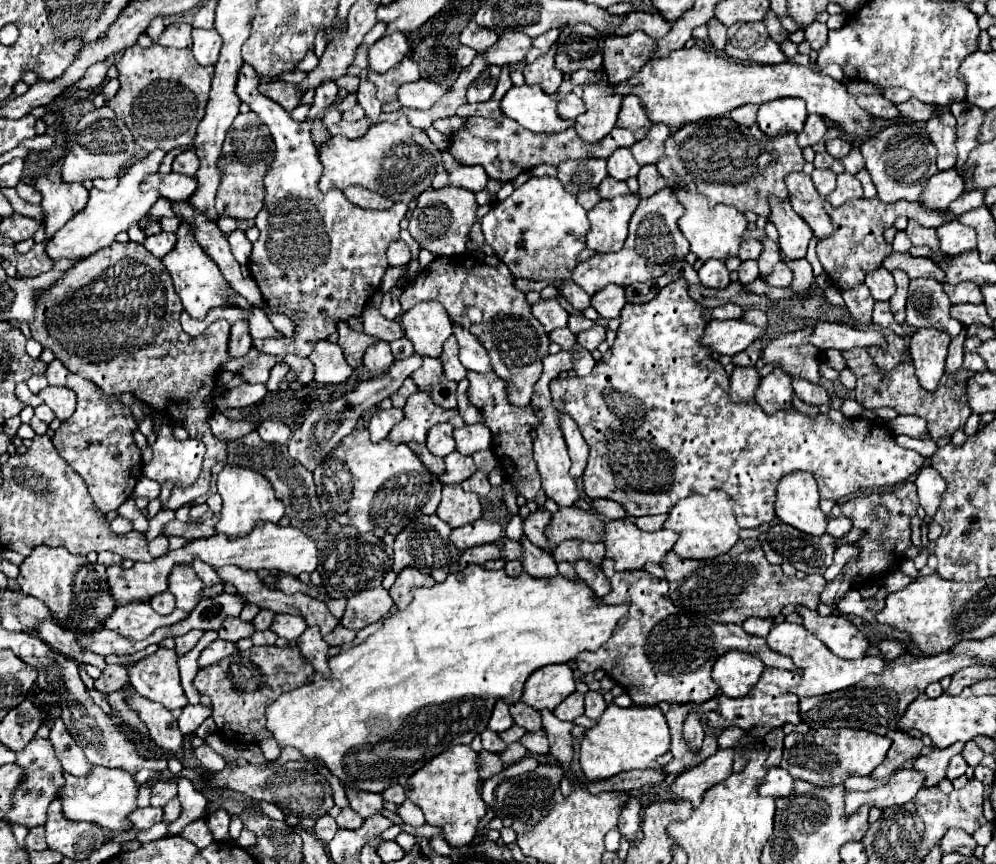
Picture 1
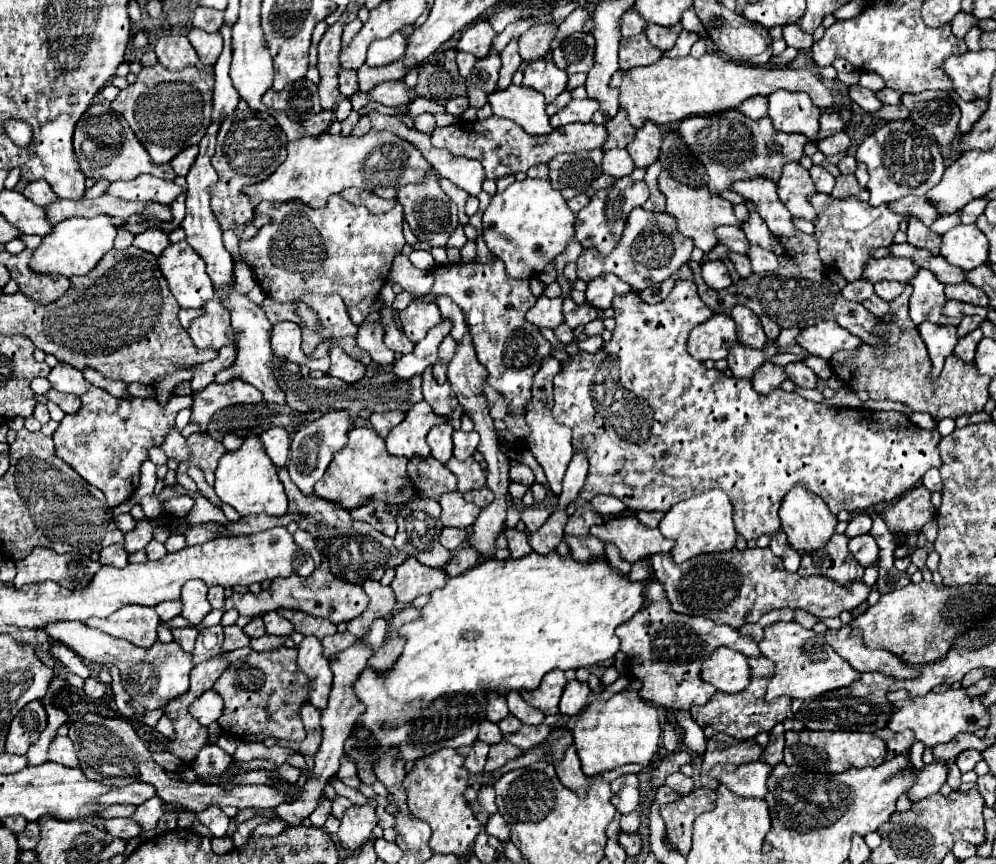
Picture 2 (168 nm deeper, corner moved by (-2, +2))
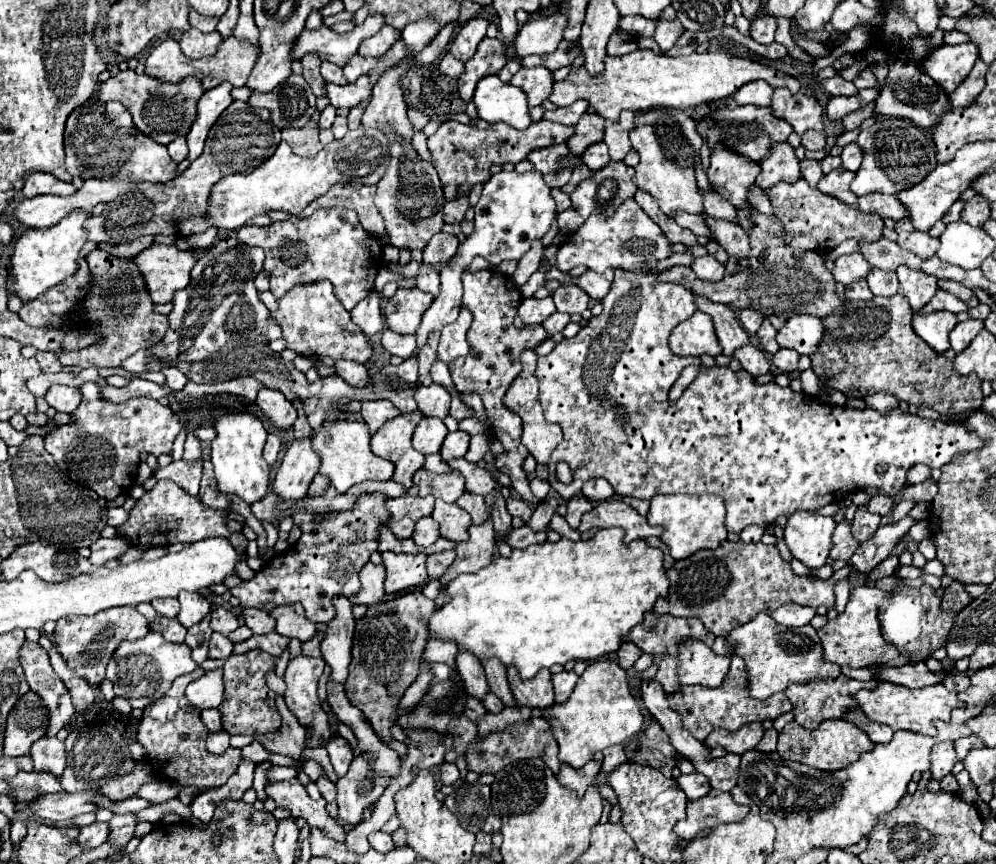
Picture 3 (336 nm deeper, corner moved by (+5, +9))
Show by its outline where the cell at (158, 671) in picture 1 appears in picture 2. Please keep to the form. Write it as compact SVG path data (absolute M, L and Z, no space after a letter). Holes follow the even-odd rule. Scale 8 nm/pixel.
M55 622L55 626L45 626L45 632L55 642L61 642L75 650L81 658L117 668L121 676L121 686L125 686L127 692L137 698L137 702L147 710L163 708L169 700L189 690L189 672L193 670L191 654L187 654L177 642L163 644L157 640L151 648L137 648L127 640L107 636L95 628L87 628L83 622Z

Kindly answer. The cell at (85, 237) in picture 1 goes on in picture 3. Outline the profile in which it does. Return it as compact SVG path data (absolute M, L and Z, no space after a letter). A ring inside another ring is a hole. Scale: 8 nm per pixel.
M72 211L58 225L48 229L28 229L14 245L12 251L12 275L16 283L8 283L8 291L16 293L22 301L36 299L68 275L78 271L78 255L88 241L88 229L84 221L90 217L86 211Z

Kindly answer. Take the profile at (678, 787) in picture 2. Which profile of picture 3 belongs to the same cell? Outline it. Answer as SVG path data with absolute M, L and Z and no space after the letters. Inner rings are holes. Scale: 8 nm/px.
M700 773L680 775L676 781L680 783L680 789L686 793L688 799L700 799L700 797L706 795L708 789L710 789L708 779L704 779L704 775L700 775Z

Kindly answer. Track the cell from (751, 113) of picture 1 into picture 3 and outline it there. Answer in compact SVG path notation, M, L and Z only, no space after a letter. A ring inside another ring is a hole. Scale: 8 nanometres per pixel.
M756 81L756 83L748 83L744 87L740 87L740 91L736 91L734 101L738 105L756 105L756 107L764 107L770 105L772 101L772 87L768 87L768 83L764 81Z

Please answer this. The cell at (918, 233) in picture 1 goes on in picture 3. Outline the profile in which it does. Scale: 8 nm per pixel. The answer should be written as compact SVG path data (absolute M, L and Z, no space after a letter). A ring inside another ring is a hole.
M906 217L902 221L896 221L896 233L898 233L898 245L916 253L922 259L930 259L932 255L936 255L940 241L936 237L930 237L926 231L916 231L912 227L912 221Z

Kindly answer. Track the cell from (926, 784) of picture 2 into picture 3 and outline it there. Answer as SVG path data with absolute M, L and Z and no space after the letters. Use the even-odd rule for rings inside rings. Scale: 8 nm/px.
M944 741L944 743L934 745L930 759L932 759L930 775L936 781L940 781L944 775L948 775L952 771L952 767L956 765L956 761L958 761L956 751L954 751L954 745L950 741Z

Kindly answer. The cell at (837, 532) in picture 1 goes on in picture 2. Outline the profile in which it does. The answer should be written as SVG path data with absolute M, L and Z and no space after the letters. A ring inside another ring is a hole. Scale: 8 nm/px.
M859 512L859 514L855 514L855 516L849 520L849 526L847 526L847 532L845 532L845 534L847 534L849 538L855 538L855 536L859 536L859 534L867 534L867 532L871 530L871 524L873 524L871 516Z

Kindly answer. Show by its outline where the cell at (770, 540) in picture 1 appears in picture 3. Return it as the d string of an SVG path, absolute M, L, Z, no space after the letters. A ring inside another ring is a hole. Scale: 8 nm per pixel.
M842 521L836 525L834 535L832 535L832 549L830 549L830 559L832 561L850 561L850 557L854 555L854 551L858 549L858 541L852 537L850 533L850 523Z

